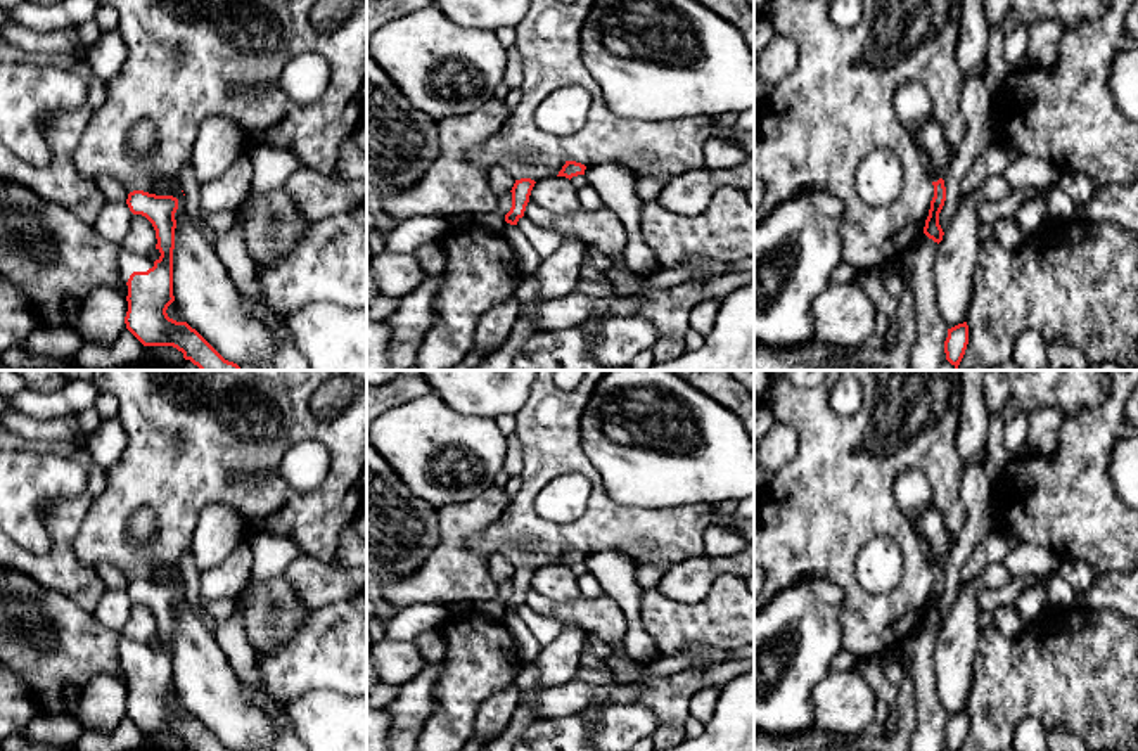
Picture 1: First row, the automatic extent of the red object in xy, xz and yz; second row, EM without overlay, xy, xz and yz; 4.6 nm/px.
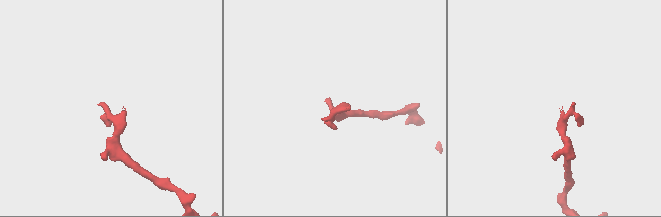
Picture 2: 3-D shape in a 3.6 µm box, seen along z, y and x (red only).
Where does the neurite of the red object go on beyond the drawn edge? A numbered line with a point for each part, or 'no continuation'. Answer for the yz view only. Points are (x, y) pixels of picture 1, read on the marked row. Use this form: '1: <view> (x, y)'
1: yz (912, 104)

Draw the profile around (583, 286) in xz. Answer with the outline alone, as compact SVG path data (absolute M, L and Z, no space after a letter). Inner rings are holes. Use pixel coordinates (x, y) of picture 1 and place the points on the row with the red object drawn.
M585 279L578 280L574 291L579 294L593 296L593 298L609 298L614 294L612 287L593 284Z

